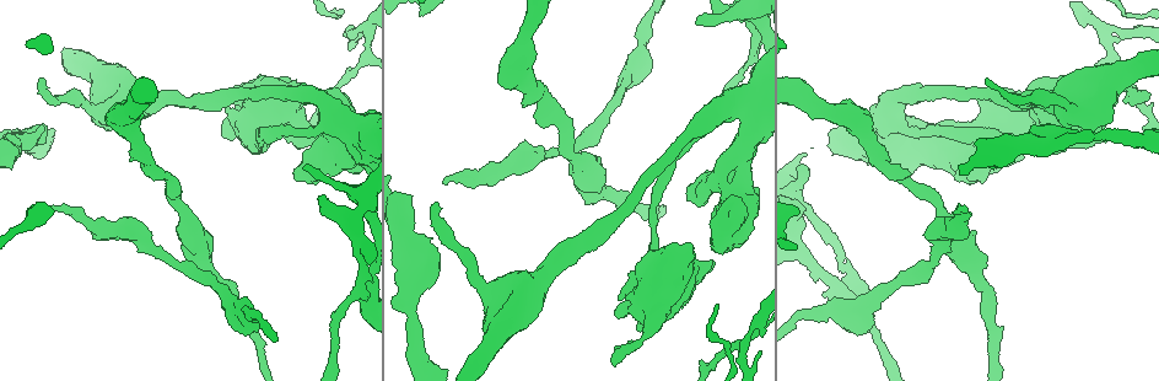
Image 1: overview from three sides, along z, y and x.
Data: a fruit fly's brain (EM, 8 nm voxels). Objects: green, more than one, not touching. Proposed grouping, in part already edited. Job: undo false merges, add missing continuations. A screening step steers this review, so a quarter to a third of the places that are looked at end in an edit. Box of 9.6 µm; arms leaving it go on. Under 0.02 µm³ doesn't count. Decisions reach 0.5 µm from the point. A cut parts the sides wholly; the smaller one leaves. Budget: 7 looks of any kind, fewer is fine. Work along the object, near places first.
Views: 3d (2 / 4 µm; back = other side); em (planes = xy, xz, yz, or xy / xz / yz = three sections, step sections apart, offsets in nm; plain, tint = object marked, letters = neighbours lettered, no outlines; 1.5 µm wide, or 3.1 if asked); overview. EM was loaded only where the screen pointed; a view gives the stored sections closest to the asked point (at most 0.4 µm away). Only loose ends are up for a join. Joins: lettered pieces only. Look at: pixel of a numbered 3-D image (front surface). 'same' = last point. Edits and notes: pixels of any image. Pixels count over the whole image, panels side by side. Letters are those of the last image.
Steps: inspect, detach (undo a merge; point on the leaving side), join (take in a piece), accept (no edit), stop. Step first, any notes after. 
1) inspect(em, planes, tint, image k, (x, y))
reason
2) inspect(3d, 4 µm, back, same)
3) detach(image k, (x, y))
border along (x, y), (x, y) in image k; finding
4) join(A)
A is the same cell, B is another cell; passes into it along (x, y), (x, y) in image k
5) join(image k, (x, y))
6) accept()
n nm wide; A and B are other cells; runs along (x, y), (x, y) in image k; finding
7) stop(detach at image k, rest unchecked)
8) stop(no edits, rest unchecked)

inspect(em, planes, letters, image 1, (443, 182))

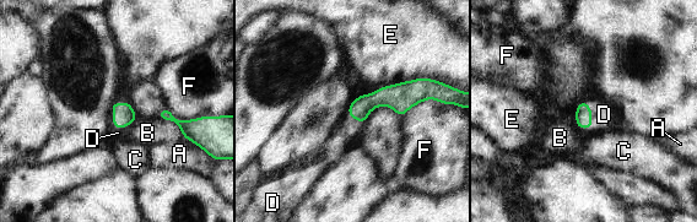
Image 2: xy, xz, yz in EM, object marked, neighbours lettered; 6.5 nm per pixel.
join(D)
F touches over 500 nm; D is the same cell, A, B, C, E and F are other cells; the neuron continues

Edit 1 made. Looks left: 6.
inspect(em, planes, letters, image 1, (1048, 123))
free end

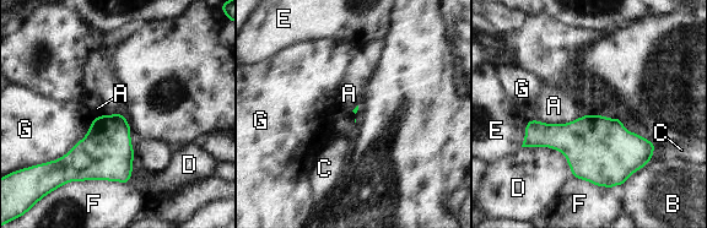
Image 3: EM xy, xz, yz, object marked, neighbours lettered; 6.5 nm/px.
accept()
G touches over 420 nm; A, B, C, D, E, F and G are other cells; border along (588, 112), (559, 124), (534, 119) in image 3; no lettered piece goes on from it

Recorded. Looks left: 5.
inspect(em, planes, letters, image 1, (859, 334))
free end

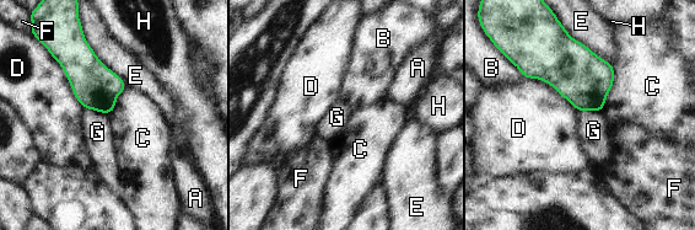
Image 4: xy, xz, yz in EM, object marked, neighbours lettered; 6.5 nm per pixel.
accept()
A, B, C, D, E, F, G and H are other cells; border along (614, 67), (614, 83), (601, 111) in image 4; none of them fits

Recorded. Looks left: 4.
stop(join at image 2, rest unchecked)

